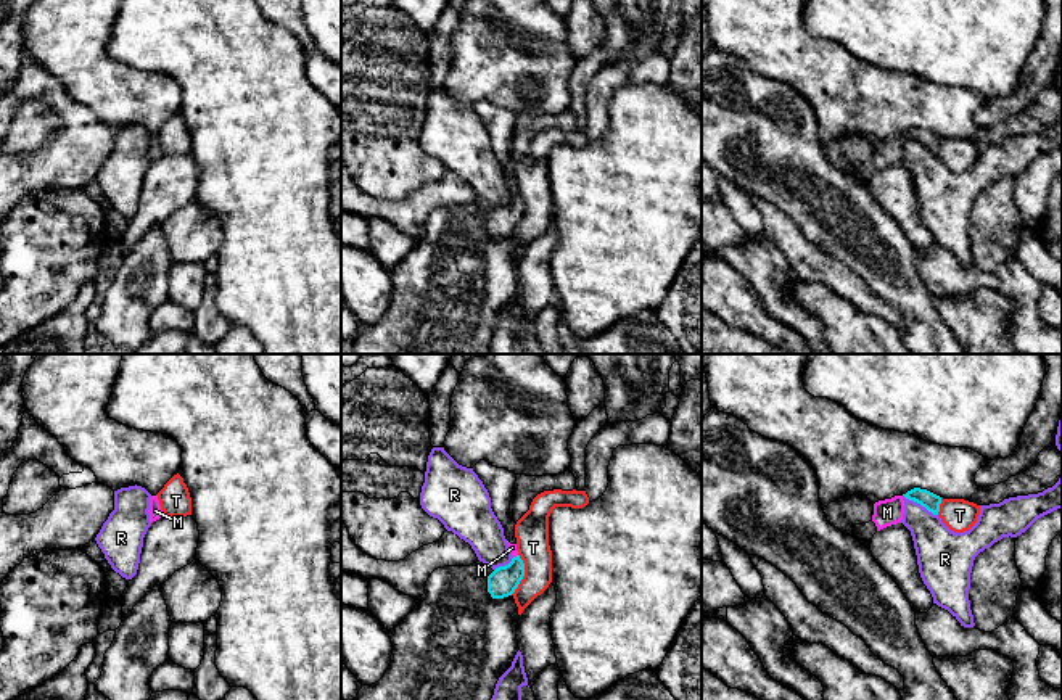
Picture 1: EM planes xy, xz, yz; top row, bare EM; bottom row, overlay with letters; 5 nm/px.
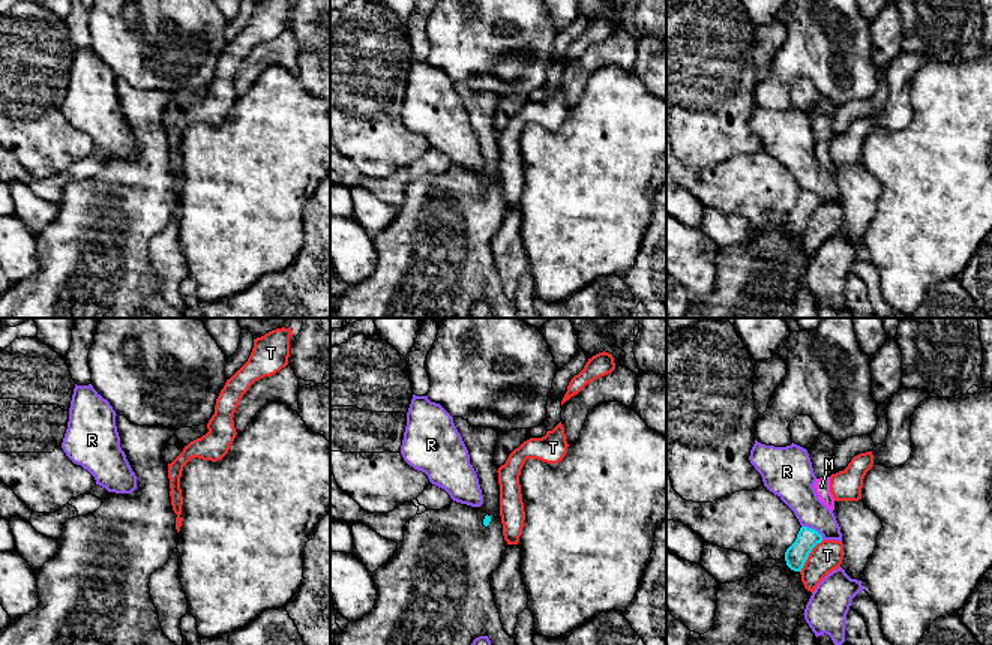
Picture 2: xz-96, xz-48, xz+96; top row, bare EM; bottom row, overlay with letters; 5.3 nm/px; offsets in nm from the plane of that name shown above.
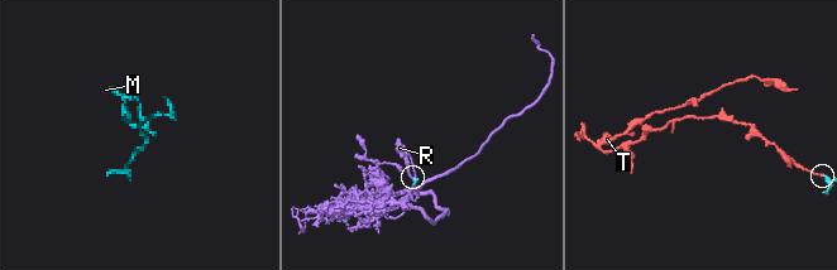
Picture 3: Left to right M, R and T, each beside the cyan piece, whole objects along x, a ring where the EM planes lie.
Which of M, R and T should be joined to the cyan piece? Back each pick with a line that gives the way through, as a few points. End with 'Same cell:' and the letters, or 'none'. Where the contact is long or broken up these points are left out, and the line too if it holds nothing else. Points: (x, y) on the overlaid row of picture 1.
M: Path across: xz (502, 581), (517, 567), (517, 555), (512, 547)
Same cell: M

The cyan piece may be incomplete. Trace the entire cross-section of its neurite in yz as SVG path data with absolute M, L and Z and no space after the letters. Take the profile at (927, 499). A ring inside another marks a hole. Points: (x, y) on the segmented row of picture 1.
M914 488L903 496L909 500L920 504L933 515L938 515L940 512L941 497L927 489Z

